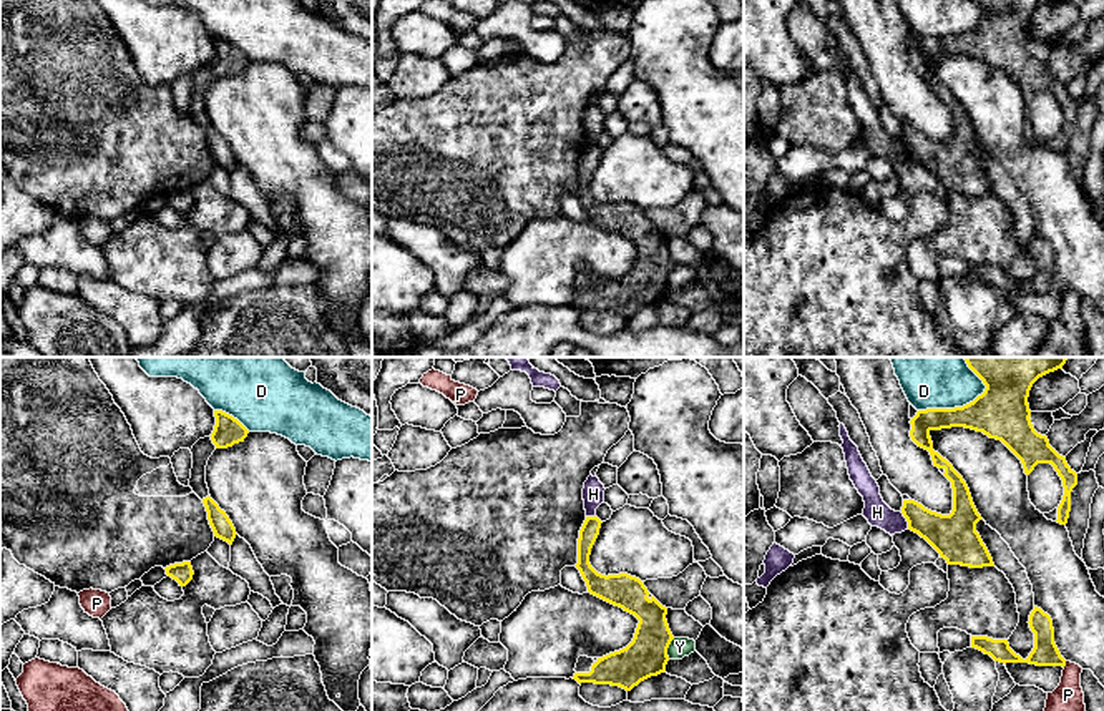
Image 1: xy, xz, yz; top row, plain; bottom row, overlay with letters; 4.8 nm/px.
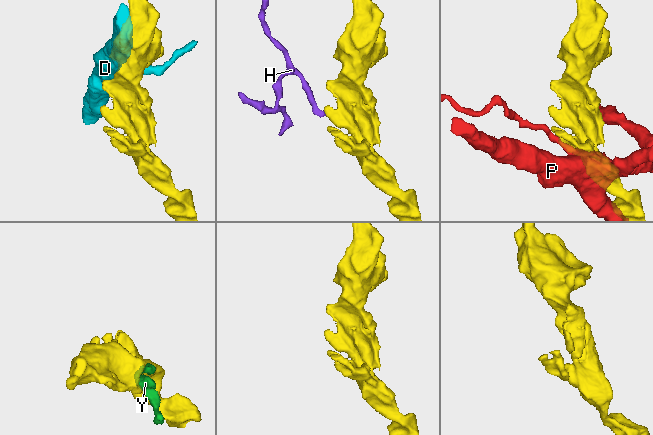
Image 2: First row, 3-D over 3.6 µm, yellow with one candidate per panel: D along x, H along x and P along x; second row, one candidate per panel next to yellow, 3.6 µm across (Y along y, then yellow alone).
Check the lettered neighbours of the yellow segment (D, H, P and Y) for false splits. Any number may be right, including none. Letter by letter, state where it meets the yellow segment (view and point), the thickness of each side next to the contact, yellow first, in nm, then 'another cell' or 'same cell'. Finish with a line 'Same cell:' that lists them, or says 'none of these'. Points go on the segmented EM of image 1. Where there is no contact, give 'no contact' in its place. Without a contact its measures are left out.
D: yz (955, 407) | 260/340 nm | another cell
H: yz (907, 520) | 220/120 nm | another cell
P: yz (1064, 665) | 130/140 nm | another cell
Y: xz (668, 647) | 200/100 nm | another cell
Same cell: none of these

